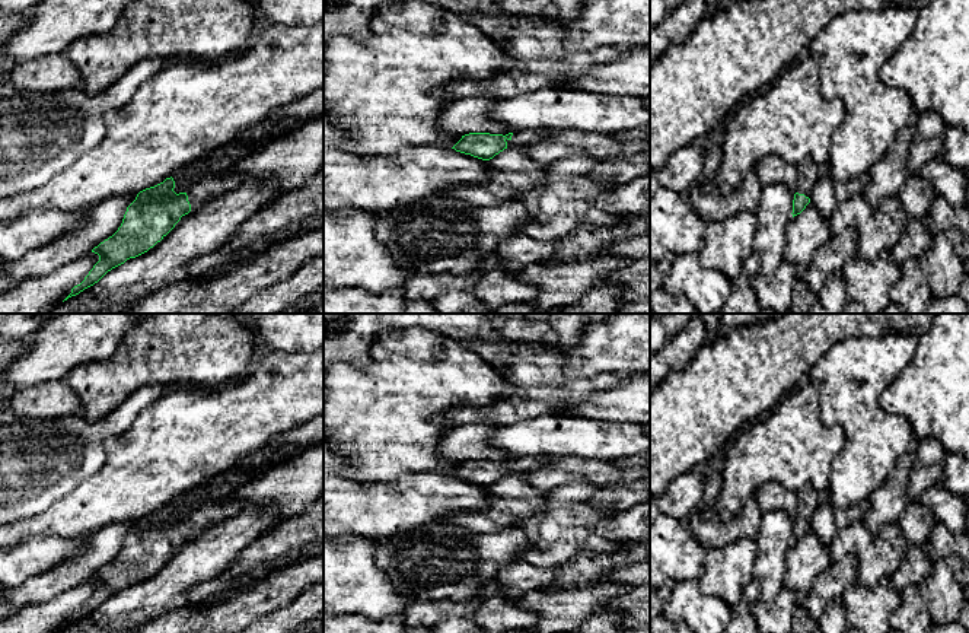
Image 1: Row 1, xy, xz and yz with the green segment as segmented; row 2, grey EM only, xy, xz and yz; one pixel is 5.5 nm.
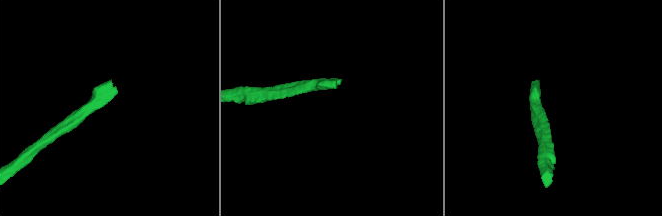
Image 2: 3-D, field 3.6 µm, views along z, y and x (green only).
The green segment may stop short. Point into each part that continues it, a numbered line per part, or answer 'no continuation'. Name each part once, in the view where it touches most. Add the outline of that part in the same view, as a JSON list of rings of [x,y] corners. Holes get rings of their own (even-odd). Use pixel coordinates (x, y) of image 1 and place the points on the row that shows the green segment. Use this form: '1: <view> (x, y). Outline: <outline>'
1: xz (520, 139). Outline: [[[520,130],[514,131],[511,139],[507,140],[507,147],[510,149],[523,149],[530,143],[541,141],[549,134],[549,130]]]

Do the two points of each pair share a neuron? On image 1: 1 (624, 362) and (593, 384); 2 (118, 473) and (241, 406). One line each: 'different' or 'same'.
1: different
2: same

